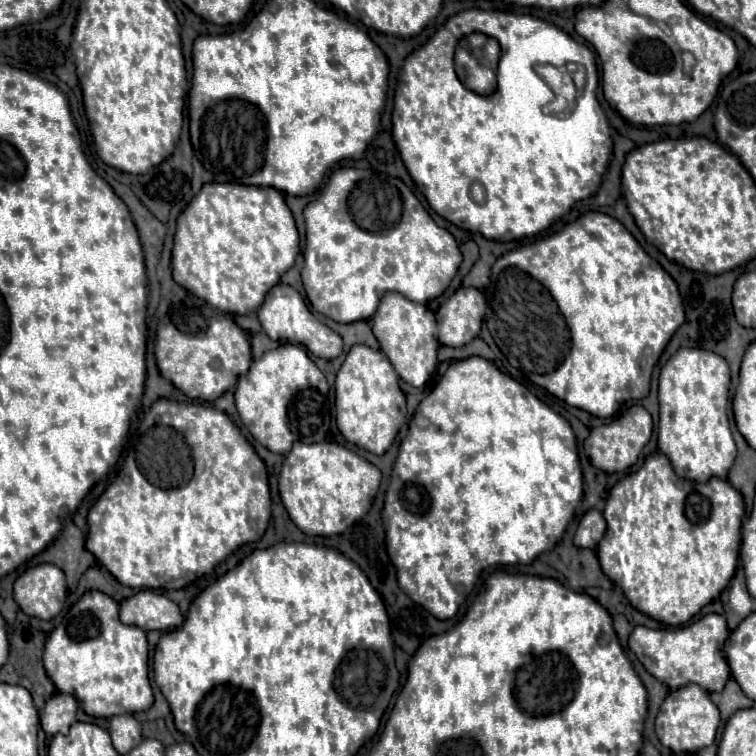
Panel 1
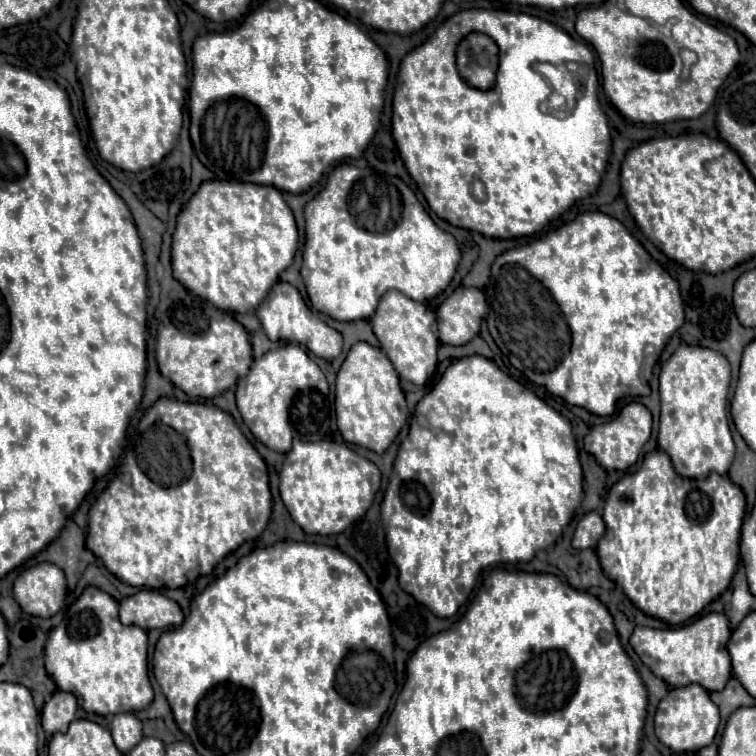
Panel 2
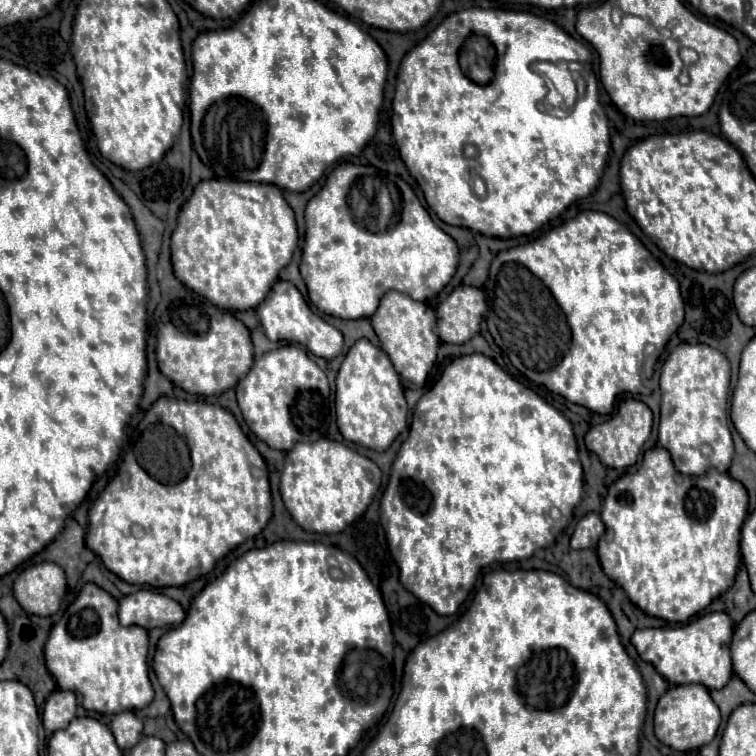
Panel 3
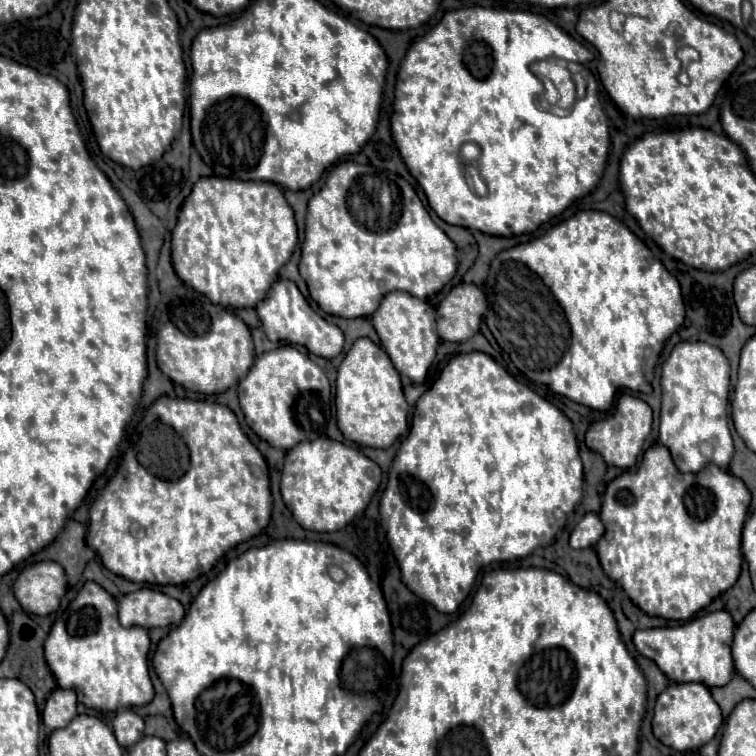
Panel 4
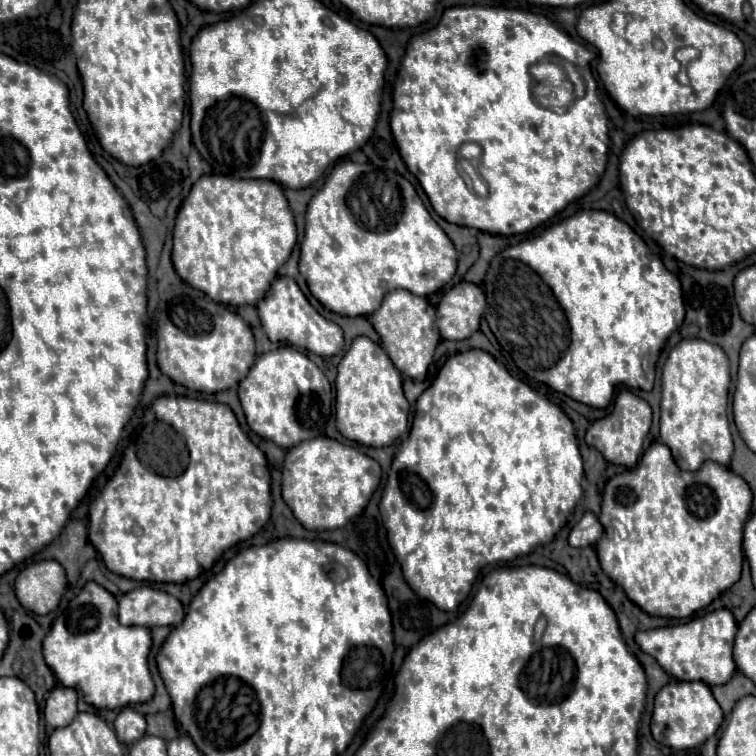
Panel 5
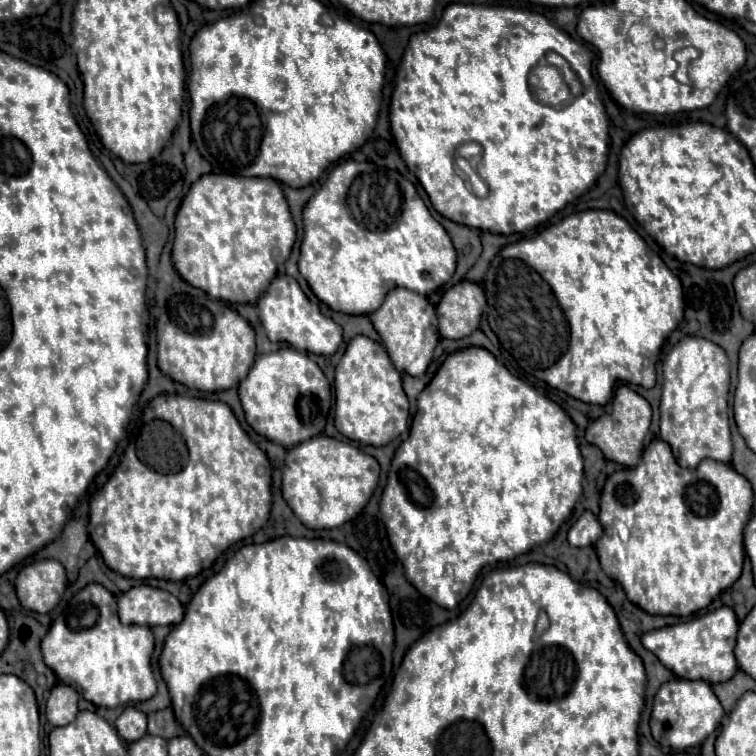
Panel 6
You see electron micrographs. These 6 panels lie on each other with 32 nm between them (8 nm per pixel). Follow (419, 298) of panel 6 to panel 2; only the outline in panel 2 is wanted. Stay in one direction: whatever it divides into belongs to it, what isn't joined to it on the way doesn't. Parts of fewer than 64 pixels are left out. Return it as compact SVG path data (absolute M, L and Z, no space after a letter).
M390 290L382 296L376 314L370 318L370 324L380 342L380 348L392 360L400 378L422 386L436 368L436 350L440 346L436 336L436 314L428 306L414 302L402 292Z

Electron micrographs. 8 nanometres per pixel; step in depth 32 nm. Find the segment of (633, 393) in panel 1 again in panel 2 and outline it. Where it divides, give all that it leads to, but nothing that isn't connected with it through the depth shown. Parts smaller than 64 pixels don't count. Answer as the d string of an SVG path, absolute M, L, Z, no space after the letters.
M584 212L580 216L576 216L572 222L560 226L558 230L544 234L542 238L506 250L502 252L494 264L492 264L492 274L490 274L490 282L484 288L490 312L488 312L488 330L496 342L496 346L508 356L510 364L520 370L528 380L546 386L548 392L562 396L566 402L582 406L586 410L590 410L592 414L598 416L610 416L614 414L614 410L618 408L618 404L622 400L628 398L636 398L636 396L648 396L650 394L650 386L648 380L652 376L652 368L660 356L660 352L664 350L666 342L670 340L670 336L684 324L684 304L682 304L682 296L678 290L678 284L674 278L670 278L660 266L658 262L646 252L646 248L626 230L626 226L622 222L618 222L616 218L602 214L602 212Z

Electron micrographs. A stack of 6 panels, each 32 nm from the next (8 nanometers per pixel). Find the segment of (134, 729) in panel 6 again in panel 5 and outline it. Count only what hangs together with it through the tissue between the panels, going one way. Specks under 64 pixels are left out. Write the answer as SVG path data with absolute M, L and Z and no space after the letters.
M128 706L114 720L114 728L116 728L120 742L132 744L146 734L146 718L140 712L136 712L134 708Z

